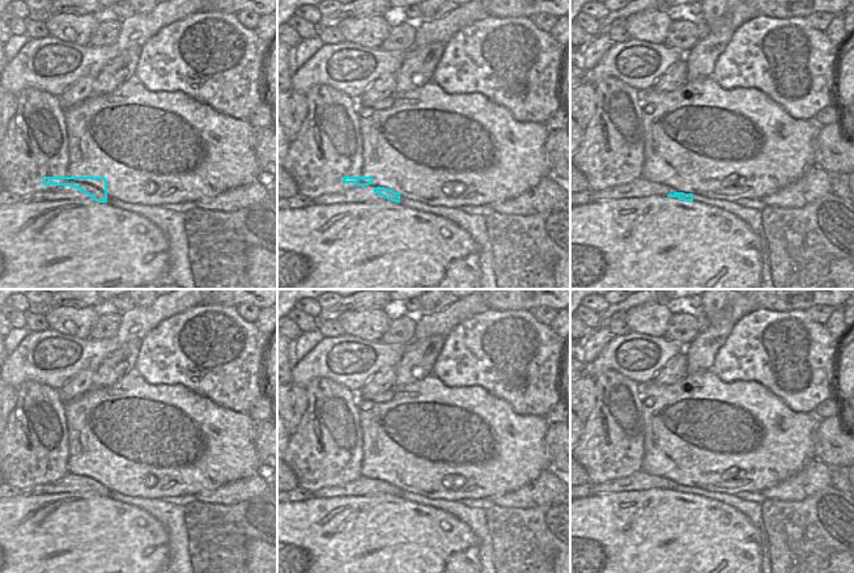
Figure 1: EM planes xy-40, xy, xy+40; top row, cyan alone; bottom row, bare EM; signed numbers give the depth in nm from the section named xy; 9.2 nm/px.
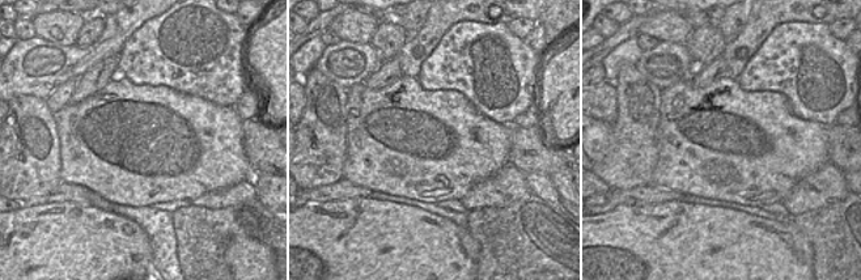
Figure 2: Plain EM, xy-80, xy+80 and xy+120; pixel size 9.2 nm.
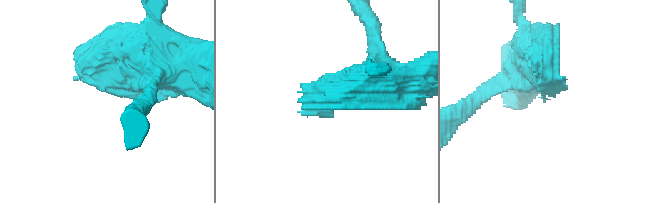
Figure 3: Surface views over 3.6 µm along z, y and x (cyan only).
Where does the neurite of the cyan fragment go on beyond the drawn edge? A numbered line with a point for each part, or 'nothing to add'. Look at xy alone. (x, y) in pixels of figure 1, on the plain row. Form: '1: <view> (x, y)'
1: xy (389, 475)

